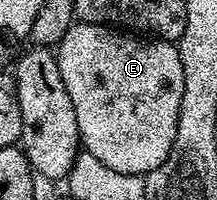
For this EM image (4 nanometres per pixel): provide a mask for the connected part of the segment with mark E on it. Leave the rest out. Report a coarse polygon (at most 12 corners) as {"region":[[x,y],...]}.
{"region":[[75,22],[56,45],[80,147],[145,176],[171,154],[177,44]]}

